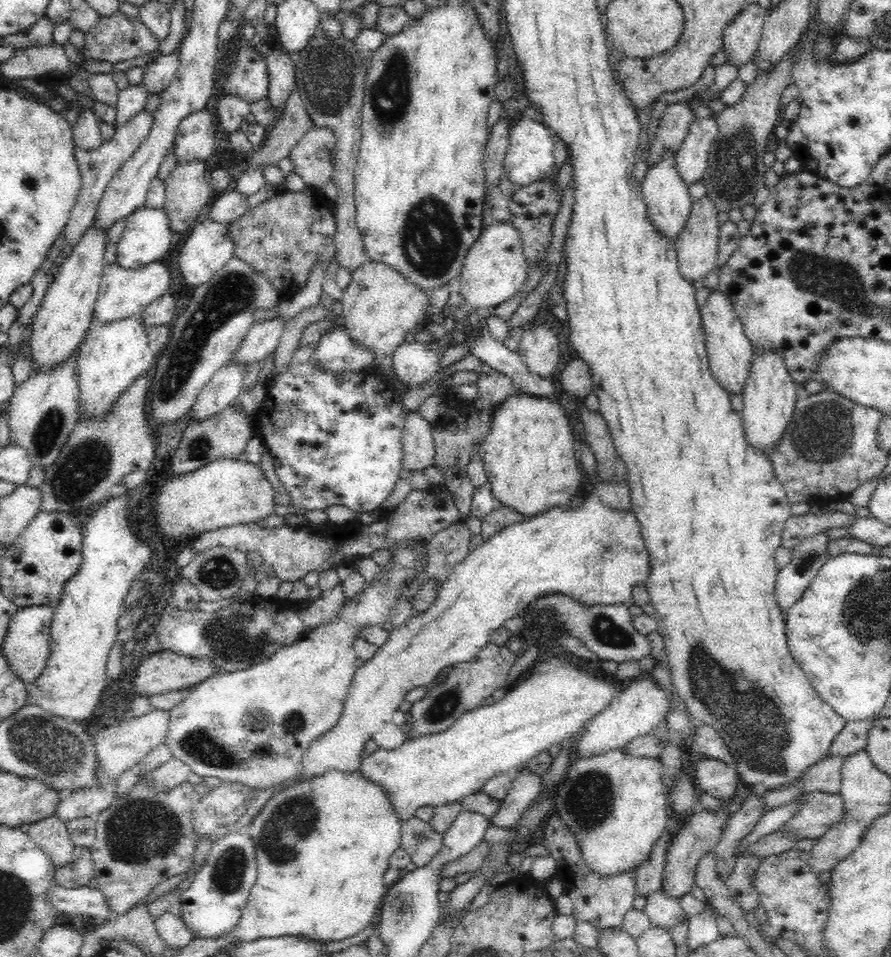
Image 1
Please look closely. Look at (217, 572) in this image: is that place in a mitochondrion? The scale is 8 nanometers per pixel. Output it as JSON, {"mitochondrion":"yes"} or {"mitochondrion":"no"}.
{"mitochondrion":"yes"}

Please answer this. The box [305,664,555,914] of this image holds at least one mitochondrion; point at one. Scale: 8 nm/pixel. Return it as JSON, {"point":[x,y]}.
{"point":[441,708]}

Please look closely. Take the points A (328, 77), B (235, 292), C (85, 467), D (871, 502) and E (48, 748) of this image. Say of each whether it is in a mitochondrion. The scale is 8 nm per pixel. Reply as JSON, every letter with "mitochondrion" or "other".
{"A":"mitochondrion","B":"mitochondrion","C":"mitochondrion","D":"other","E":"mitochondrion"}

